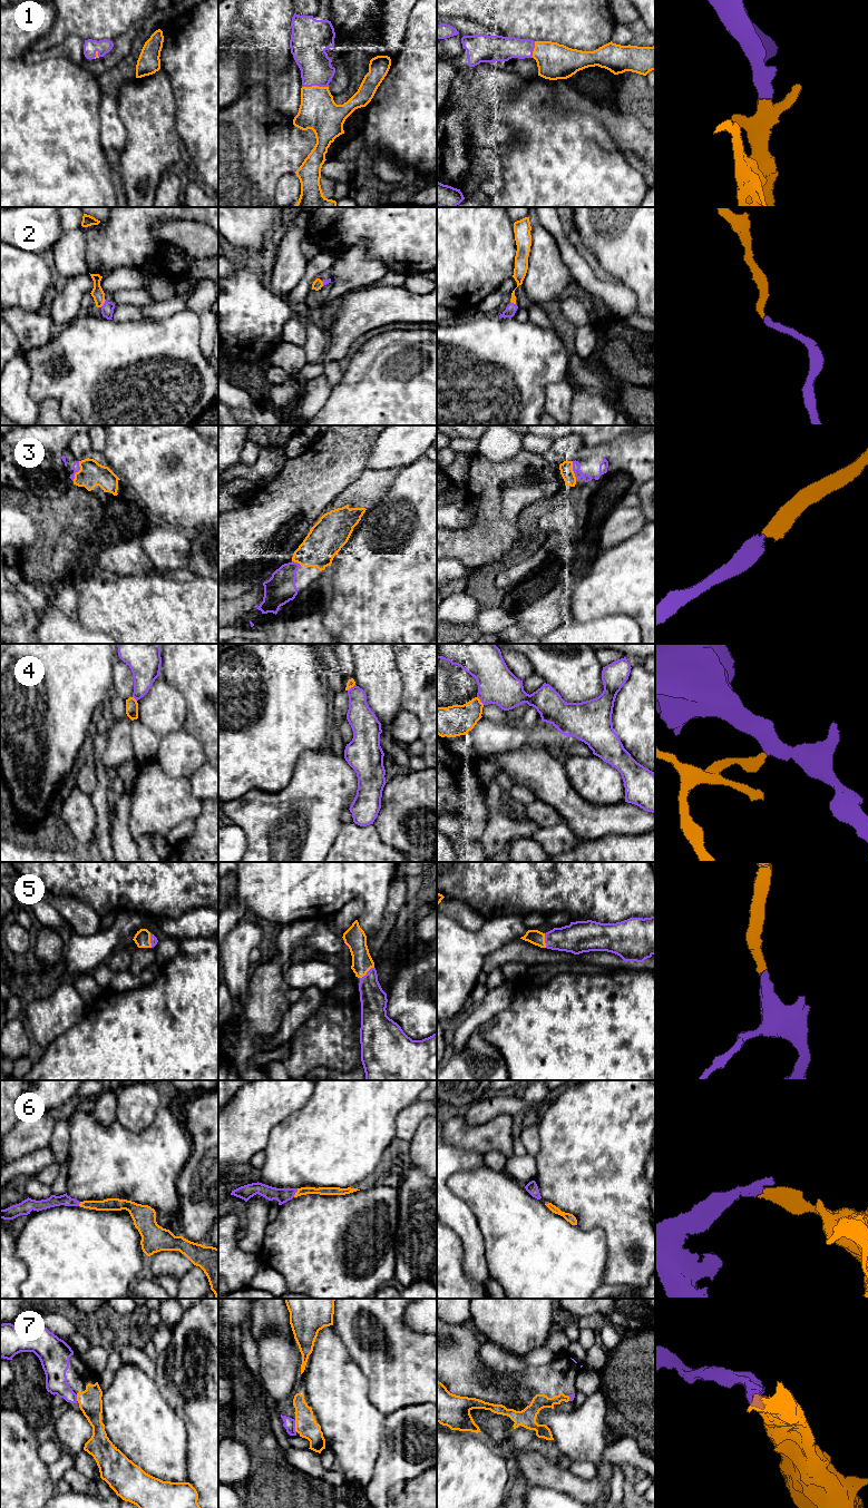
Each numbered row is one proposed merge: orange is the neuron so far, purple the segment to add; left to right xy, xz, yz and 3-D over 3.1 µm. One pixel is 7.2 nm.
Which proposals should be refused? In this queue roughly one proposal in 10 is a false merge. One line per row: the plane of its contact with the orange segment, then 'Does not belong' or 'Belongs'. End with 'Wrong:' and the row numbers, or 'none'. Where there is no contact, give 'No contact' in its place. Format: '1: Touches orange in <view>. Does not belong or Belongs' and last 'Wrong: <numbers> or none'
1: Touches orange in xz. Belongs
2: Touches orange in xy. Belongs
3: Touches orange in xy. Belongs
4: Touches orange in yz. Does not belong
5: Touches orange in xz. Belongs
6: Touches orange in xz. Belongs
7: Touches orange in xz. Belongs
Wrong: 4

